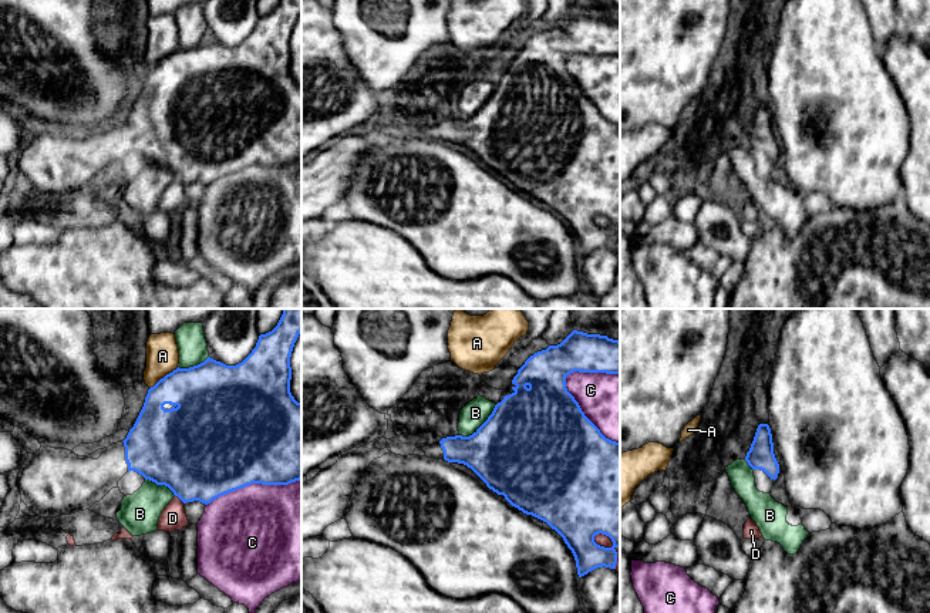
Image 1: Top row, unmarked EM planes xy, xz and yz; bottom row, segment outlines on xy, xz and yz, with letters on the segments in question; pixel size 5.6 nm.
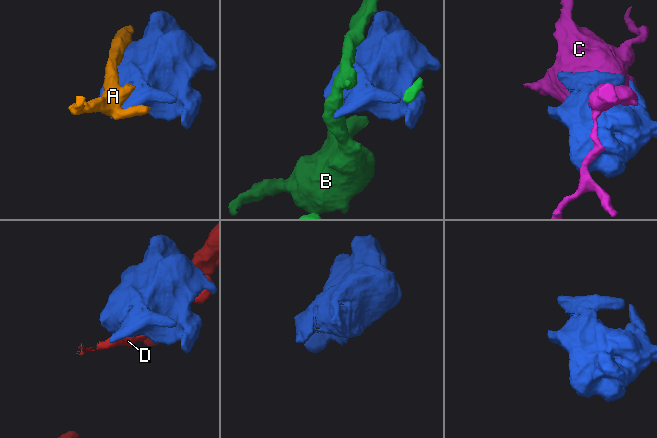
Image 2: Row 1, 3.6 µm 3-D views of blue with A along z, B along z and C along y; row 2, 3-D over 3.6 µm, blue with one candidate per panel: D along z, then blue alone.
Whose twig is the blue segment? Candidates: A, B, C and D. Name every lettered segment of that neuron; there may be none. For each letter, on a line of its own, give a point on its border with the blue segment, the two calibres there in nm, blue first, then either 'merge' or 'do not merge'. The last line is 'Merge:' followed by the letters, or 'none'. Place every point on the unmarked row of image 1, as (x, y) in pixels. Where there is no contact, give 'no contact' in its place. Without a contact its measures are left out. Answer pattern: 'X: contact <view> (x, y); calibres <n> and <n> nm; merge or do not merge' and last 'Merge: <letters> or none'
A: contact xy (165, 57); calibres 340 and 190 nm; do not merge
B: contact xz (481, 107); calibres 500 and 150 nm; do not merge
C: contact xz (582, 93); calibres 500 and 360 nm; do not merge
D: contact xz (612, 228); calibres 380 and 70 nm; do not merge
Merge: none

